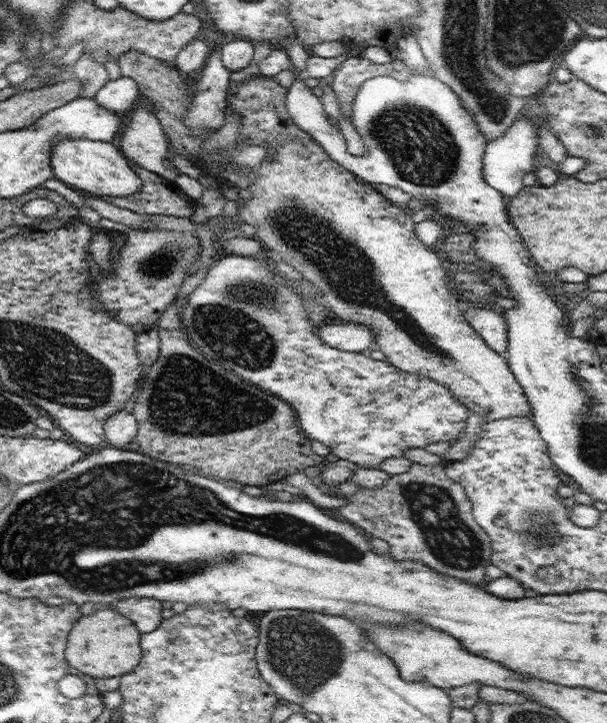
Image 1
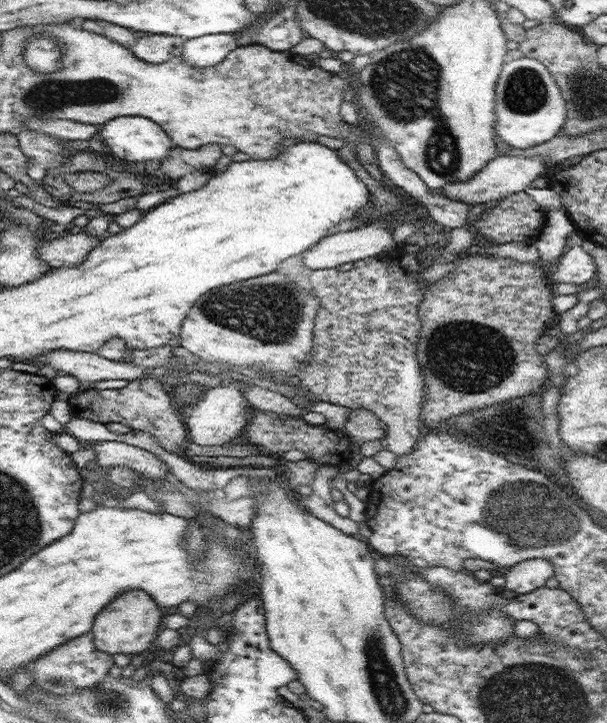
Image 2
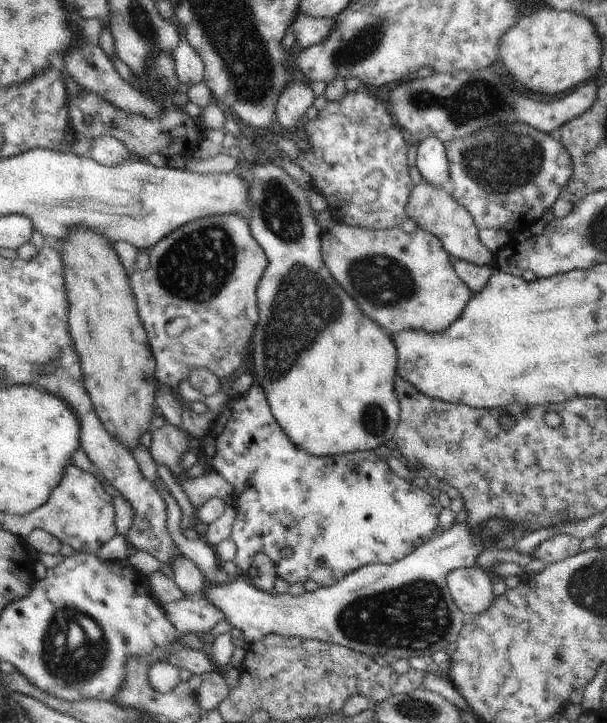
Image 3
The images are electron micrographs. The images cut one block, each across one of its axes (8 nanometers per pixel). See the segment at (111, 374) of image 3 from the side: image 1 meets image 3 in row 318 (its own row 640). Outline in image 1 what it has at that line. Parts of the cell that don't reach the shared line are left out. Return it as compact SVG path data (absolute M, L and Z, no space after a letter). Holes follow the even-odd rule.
M110 606L96 607L96 612L82 615L69 632L65 657L71 667L93 679L127 675L142 658L141 632L134 622Z

